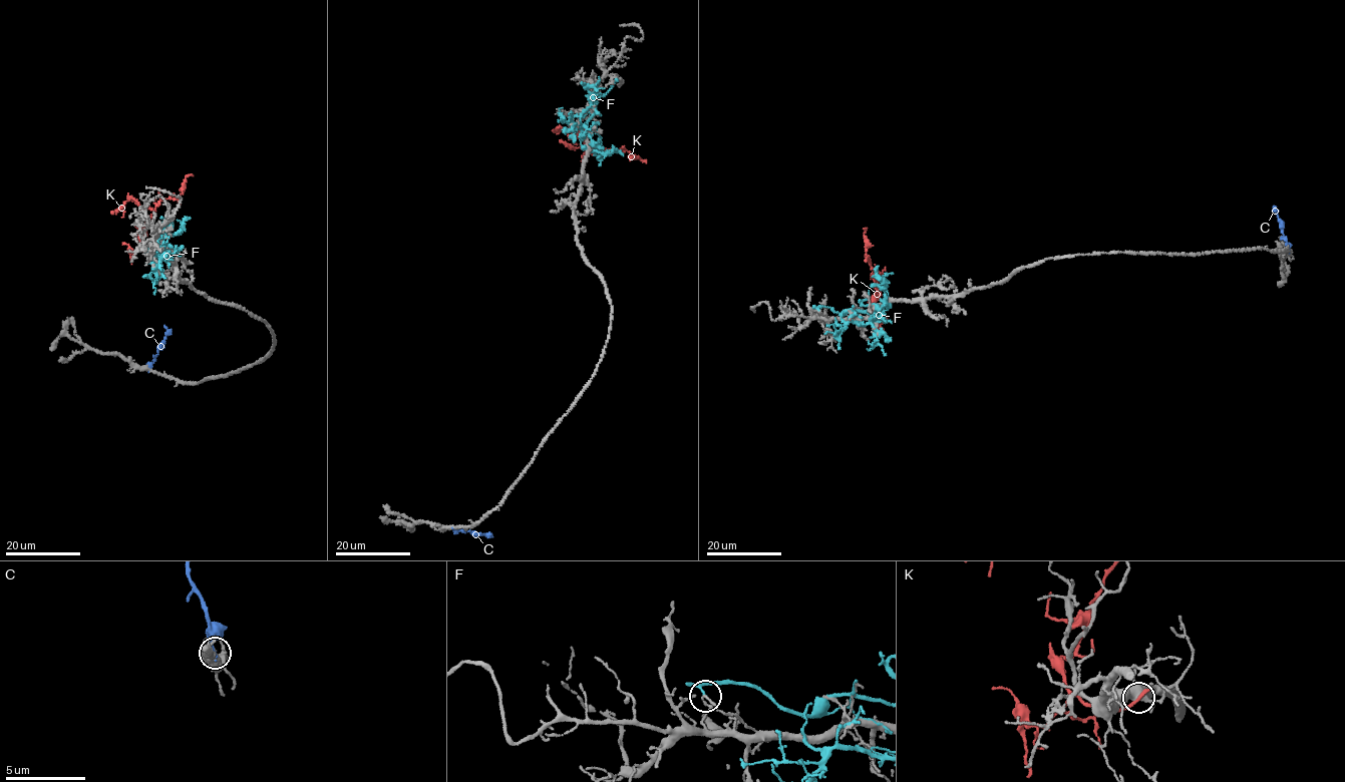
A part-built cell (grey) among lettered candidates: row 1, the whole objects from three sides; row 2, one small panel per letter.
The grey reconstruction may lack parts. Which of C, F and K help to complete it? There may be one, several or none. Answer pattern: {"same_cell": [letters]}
{"same_cell": []}

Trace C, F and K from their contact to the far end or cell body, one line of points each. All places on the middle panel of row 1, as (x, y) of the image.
C: (454, 527), (488, 535)
F: (613, 82), (595, 102), (595, 112), (582, 130), (590, 136), (595, 123), (601, 136), (593, 150), (622, 155)
K: (584, 129), (571, 128), (577, 135), (601, 150), (626, 150), (646, 162)

